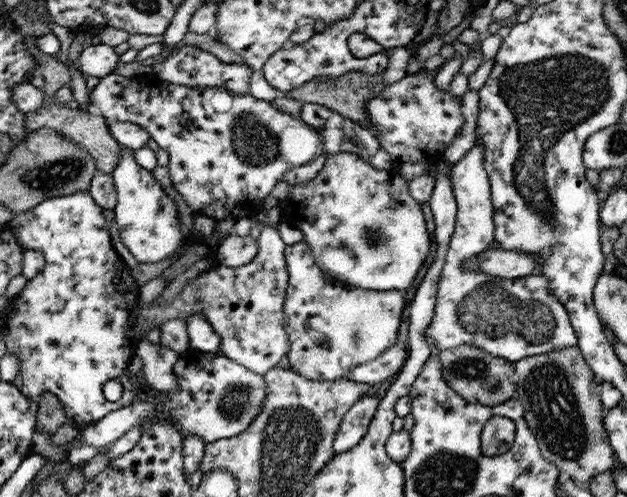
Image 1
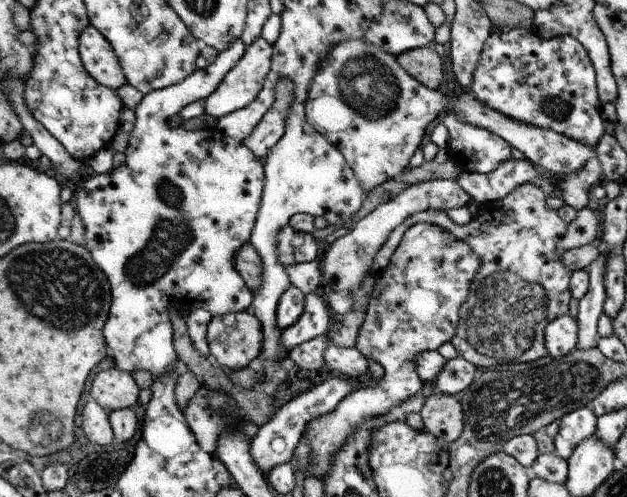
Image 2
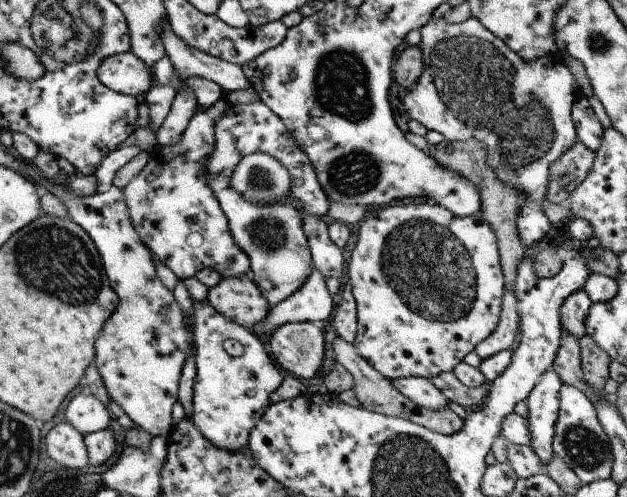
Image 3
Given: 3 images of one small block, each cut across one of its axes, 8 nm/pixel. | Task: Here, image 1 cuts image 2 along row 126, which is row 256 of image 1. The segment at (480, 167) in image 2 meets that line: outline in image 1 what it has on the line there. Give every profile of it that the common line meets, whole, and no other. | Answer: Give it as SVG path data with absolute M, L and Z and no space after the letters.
M475 143L466 156L450 171L450 180L457 202L455 231L444 258L444 267L436 292L436 307L432 321L424 331L428 346L444 349L456 346L476 346L492 356L515 364L527 356L546 354L576 346L578 338L570 324L566 308L550 292L550 284L540 275L504 279L474 270L464 270L462 264L485 250L497 248L491 188L484 170L485 146Z

